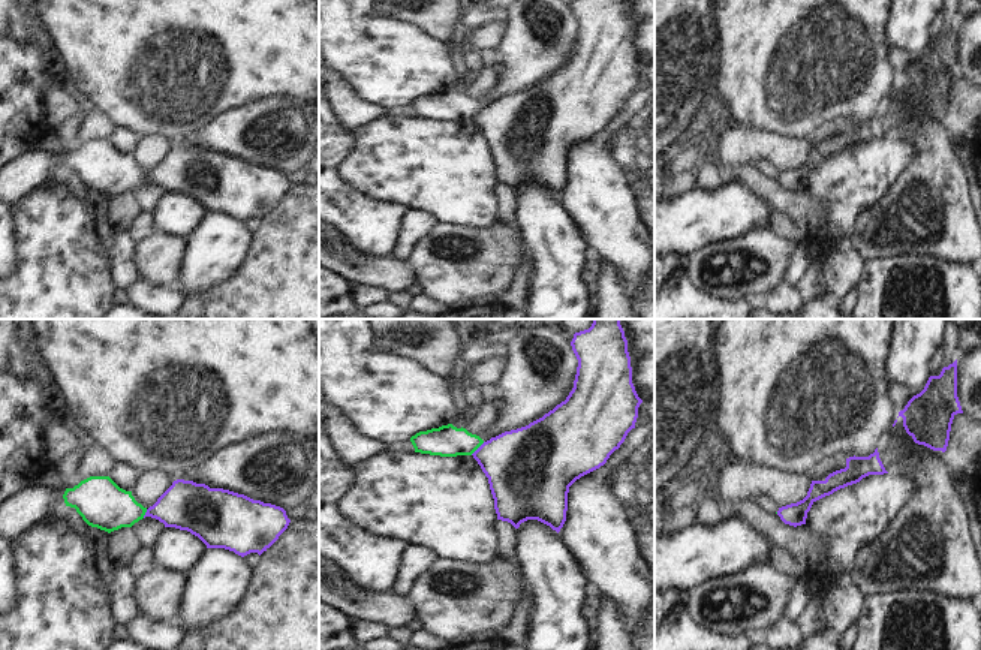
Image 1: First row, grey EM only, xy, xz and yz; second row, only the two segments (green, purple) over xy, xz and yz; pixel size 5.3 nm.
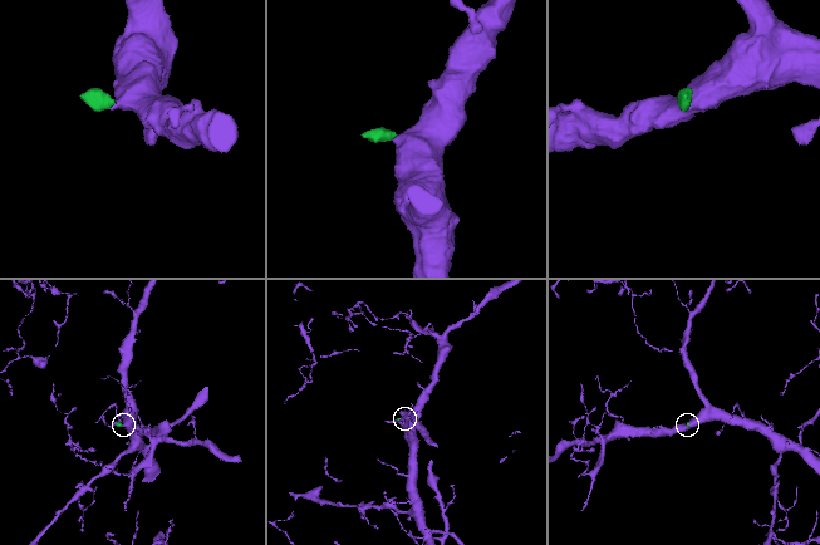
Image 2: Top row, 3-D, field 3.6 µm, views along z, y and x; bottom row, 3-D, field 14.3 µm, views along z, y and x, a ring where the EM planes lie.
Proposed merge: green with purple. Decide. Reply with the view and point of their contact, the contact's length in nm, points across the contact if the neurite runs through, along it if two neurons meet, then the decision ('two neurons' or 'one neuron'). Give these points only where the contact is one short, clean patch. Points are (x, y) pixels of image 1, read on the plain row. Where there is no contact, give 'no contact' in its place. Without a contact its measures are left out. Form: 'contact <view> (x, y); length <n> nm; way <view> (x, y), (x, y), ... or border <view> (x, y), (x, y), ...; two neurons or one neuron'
contact xz (477, 113); length 100 nm; border xz (484, 107), (471, 119); two neurons

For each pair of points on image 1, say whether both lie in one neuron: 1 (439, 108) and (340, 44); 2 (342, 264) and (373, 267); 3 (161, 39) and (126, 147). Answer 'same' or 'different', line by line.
1: different
2: same
3: different

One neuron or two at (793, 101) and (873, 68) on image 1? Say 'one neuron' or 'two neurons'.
one neuron

